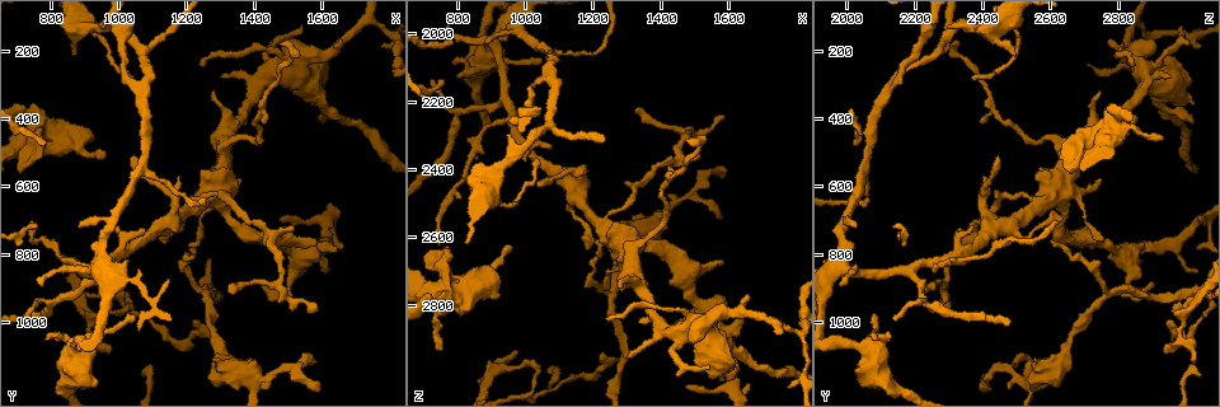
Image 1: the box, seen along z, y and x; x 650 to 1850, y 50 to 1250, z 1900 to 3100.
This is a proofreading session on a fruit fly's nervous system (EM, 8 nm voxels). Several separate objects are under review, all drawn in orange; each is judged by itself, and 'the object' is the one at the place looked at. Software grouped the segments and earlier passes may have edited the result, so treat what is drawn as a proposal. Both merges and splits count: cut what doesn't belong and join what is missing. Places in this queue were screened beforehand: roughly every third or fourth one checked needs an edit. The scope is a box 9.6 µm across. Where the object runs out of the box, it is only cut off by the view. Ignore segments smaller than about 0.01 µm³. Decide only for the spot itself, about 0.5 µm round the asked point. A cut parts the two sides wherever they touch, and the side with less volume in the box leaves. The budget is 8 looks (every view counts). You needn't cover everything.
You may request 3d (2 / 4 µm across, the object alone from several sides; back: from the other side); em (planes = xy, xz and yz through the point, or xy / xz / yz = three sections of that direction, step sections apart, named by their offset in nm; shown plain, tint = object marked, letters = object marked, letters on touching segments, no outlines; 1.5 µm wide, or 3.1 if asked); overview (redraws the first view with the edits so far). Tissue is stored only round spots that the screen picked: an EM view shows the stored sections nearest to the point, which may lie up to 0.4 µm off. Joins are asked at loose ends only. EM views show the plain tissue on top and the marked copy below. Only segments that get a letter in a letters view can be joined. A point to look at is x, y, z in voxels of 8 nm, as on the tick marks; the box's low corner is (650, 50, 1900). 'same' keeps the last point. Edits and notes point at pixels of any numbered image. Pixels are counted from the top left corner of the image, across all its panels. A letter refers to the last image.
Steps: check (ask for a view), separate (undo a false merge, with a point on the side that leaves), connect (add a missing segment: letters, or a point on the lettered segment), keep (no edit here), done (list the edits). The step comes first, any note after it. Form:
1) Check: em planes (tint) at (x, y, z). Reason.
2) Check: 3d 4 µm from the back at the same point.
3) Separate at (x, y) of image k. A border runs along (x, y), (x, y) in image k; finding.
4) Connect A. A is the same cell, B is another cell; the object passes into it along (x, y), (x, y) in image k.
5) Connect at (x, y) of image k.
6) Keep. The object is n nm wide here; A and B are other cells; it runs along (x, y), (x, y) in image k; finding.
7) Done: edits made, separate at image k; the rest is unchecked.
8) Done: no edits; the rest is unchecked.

Check: 3d 2 µm at (1560, 1130, 2540).

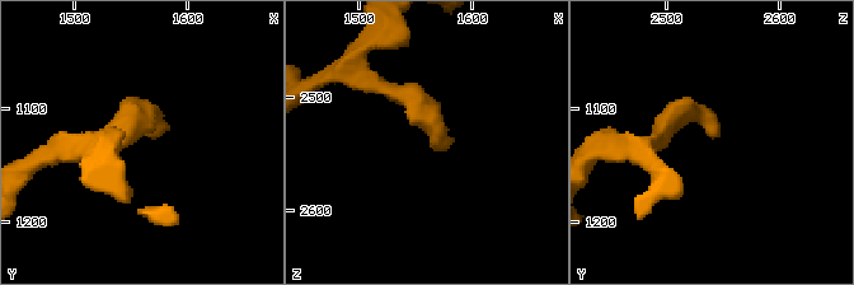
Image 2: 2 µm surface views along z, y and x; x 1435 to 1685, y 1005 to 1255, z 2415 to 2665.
Check: em planes (letters) at (1570, 1128, 2544). Shape alone is not enough.

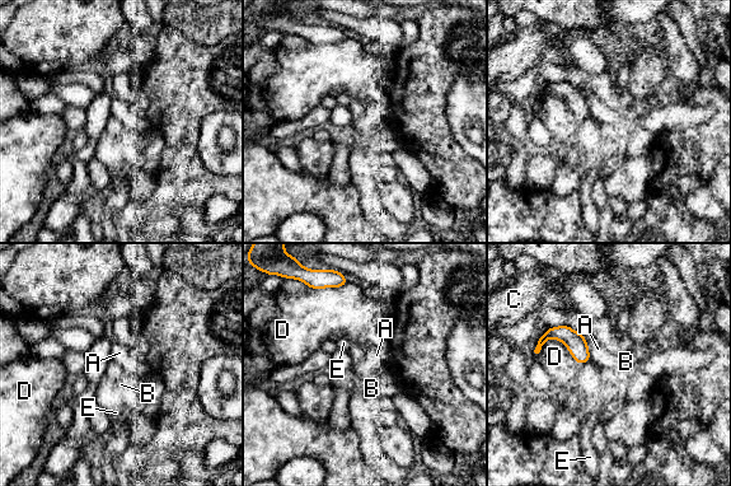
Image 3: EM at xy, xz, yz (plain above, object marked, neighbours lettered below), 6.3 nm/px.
Keep. The longest contact is with D, 240 nm; A, B, C, D and E are other cells; a border runs along (538, 353), (557, 339), (575, 360) in image 3; none of them fits.

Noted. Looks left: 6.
Check: em xz step 8 (letters) at (1600, 850, 3040). Thin end.

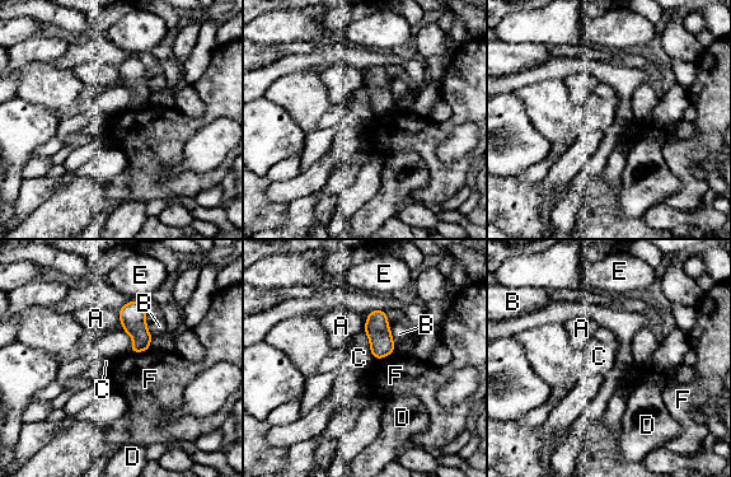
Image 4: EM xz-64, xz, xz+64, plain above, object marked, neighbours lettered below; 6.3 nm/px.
Check: em planes (letters) at the same point.

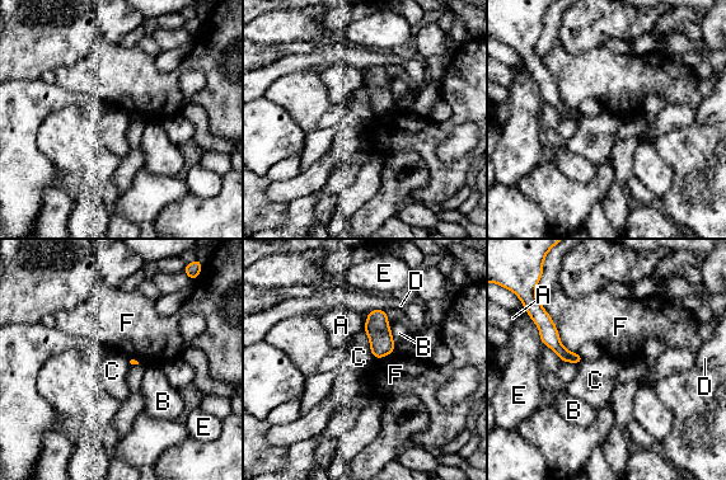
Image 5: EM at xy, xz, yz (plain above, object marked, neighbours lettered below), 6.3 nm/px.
Keep. A, B, C, D, E and F are other cells; a border runs along (362, 329), (374, 357) in image 5; none of them fits.

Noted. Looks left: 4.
Check: em planes (tint) at (880, 730, 2030). An open end.

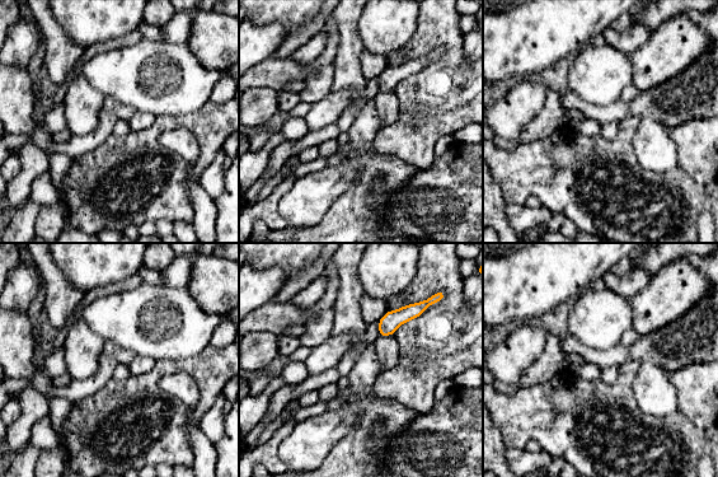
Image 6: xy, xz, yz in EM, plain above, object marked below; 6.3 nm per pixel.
Check: em planes (letters) at the same point. See the neighbours.

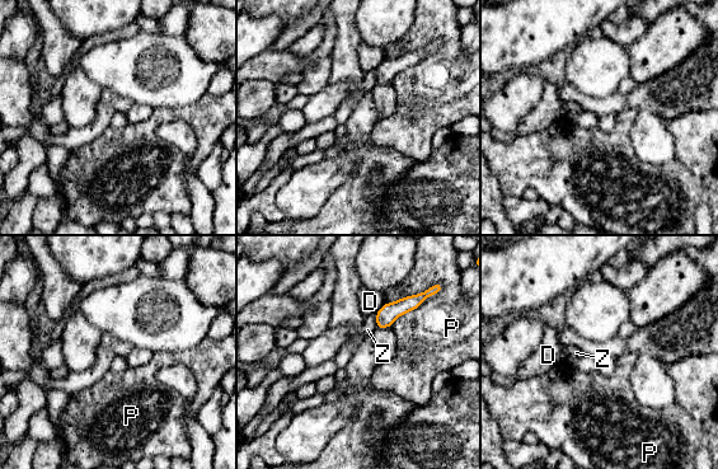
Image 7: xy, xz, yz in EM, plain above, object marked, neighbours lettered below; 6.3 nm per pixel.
Keep. D, P and Z are other cells; it runs along (435, 290), (395, 309), (380, 324) in image 7; none of them fits.

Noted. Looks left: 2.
Done: no edits; the rest is unchecked.

